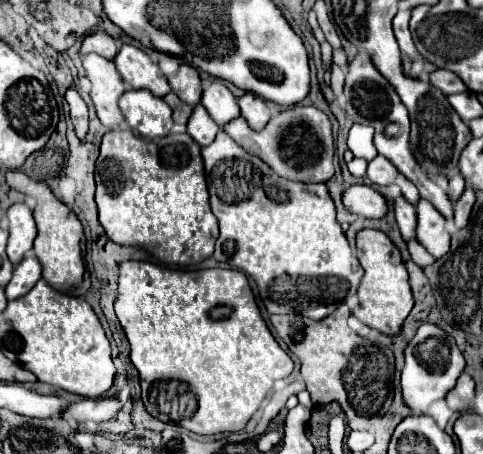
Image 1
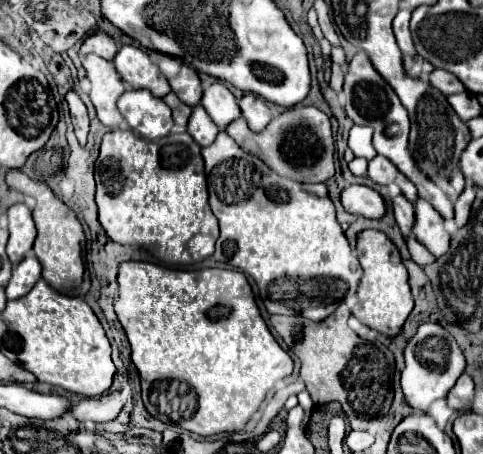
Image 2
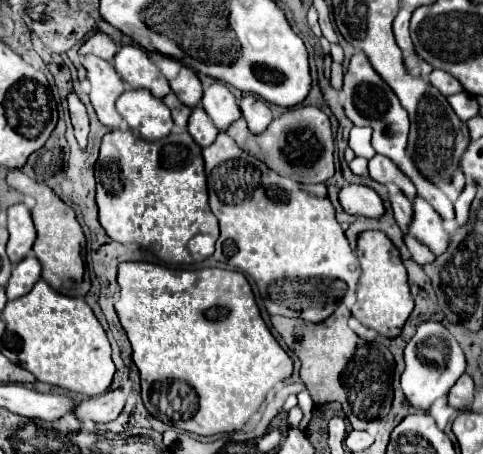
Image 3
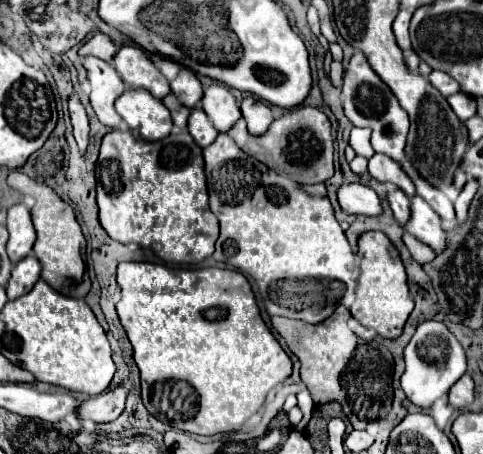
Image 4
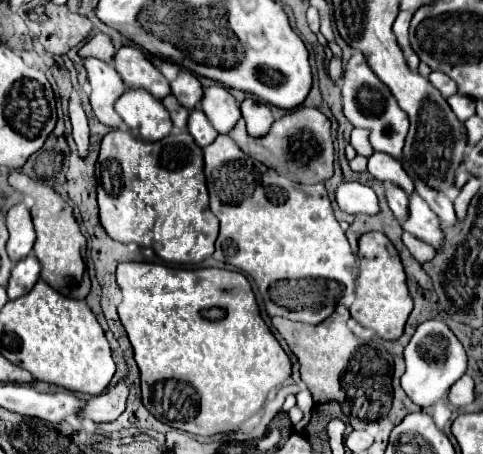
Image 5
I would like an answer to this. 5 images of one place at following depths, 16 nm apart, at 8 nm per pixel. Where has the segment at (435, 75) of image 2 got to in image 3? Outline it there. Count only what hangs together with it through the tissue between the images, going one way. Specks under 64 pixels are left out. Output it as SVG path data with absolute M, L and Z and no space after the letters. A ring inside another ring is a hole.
M432 70L430 82L434 88L438 88L442 92L442 96L452 96L462 90L460 84L456 84L456 80L452 80L452 76L448 76L446 72L440 72L440 70Z

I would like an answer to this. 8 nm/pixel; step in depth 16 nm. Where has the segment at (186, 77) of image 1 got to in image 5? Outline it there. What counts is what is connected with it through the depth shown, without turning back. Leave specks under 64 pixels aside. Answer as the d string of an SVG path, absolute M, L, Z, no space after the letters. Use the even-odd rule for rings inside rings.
M182 70L178 74L178 78L170 86L172 86L172 94L178 98L178 102L188 112L192 112L194 108L198 108L198 104L202 100L202 86L200 86L198 78L192 72Z

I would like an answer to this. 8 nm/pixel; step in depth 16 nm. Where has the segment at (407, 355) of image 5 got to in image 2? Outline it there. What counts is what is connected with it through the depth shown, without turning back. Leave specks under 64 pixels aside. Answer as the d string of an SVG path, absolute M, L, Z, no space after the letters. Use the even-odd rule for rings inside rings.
M424 322L418 326L418 332L404 350L404 358L406 358L406 368L402 372L402 392L406 402L420 412L426 412L434 400L444 398L466 368L466 358L458 342L438 322Z

